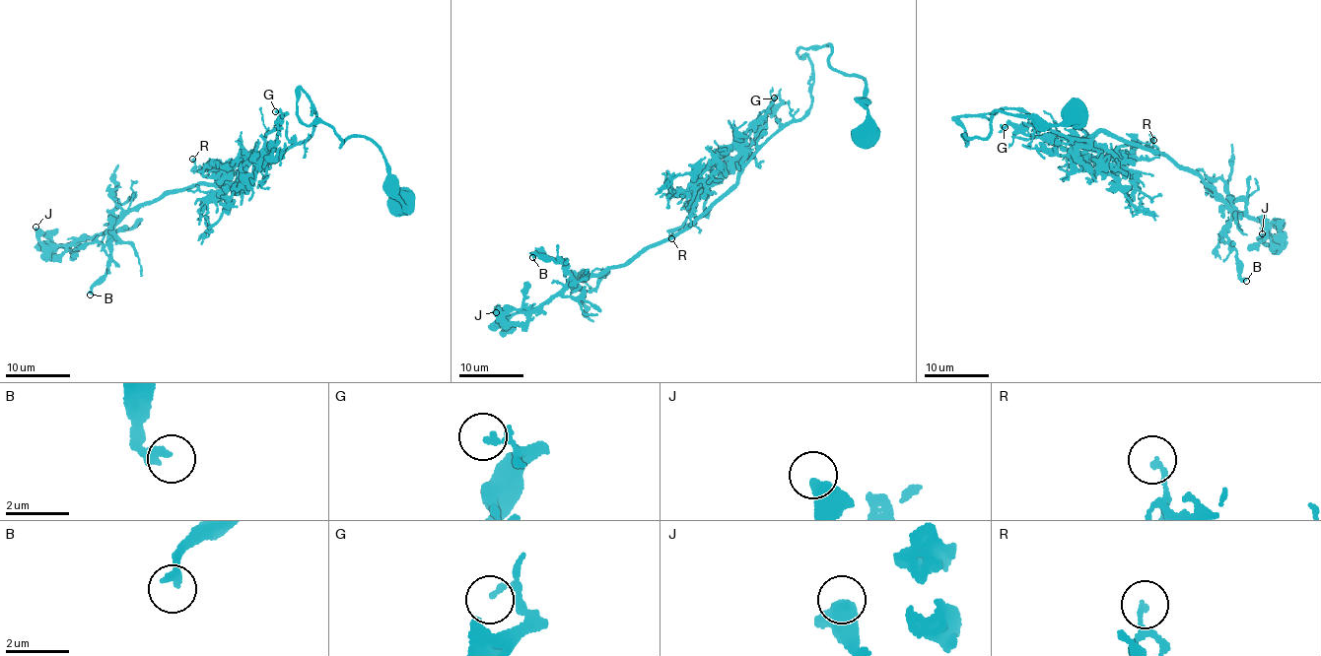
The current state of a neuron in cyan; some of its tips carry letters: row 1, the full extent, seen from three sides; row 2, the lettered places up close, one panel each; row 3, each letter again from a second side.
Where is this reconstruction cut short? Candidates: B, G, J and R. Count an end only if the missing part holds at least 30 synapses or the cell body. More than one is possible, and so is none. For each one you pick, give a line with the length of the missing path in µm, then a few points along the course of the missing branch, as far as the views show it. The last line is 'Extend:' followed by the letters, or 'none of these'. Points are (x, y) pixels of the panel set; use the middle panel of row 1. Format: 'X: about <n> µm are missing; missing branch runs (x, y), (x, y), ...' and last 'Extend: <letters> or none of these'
Extend: none of these

